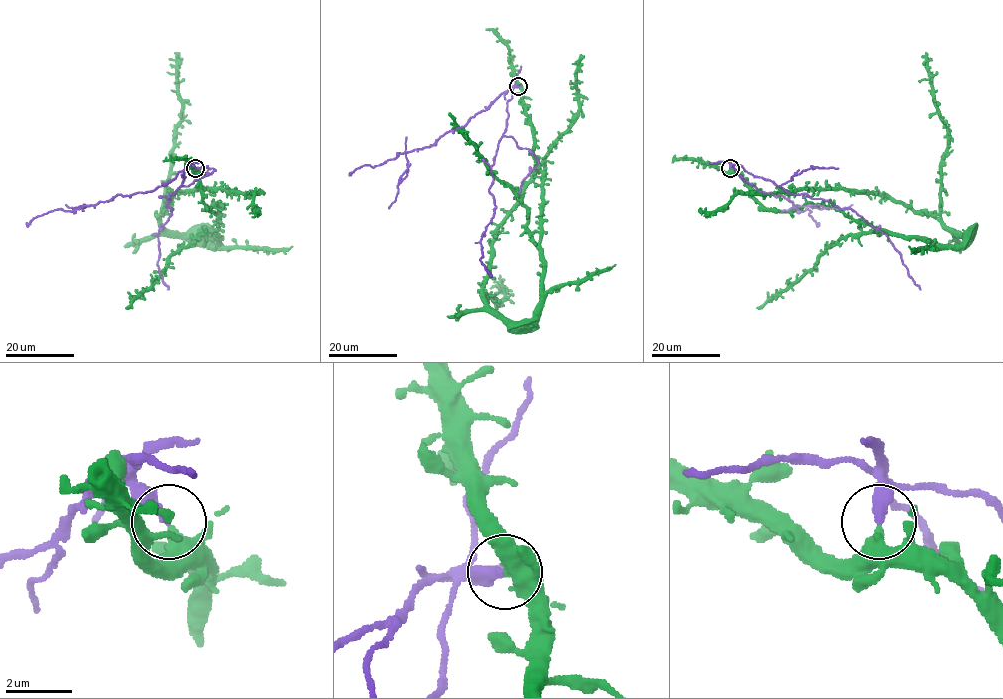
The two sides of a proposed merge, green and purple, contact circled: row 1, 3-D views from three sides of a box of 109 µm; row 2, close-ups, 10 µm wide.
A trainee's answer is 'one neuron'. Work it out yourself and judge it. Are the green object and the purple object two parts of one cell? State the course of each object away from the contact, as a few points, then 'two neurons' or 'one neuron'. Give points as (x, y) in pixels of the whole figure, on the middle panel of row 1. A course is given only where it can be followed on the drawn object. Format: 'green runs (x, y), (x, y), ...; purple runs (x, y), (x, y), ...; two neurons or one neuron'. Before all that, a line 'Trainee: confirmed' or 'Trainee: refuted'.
Trainee: refuted
green runs (518, 86), (543, 178), (543, 293), (531, 319), (510, 321), (483, 294), (491, 245), (576, 119), (584, 55); purple runs (518, 86), (507, 102), (506, 130), (491, 167), (489, 192), (496, 208), (481, 240), (481, 261), (490, 277); two neurons

